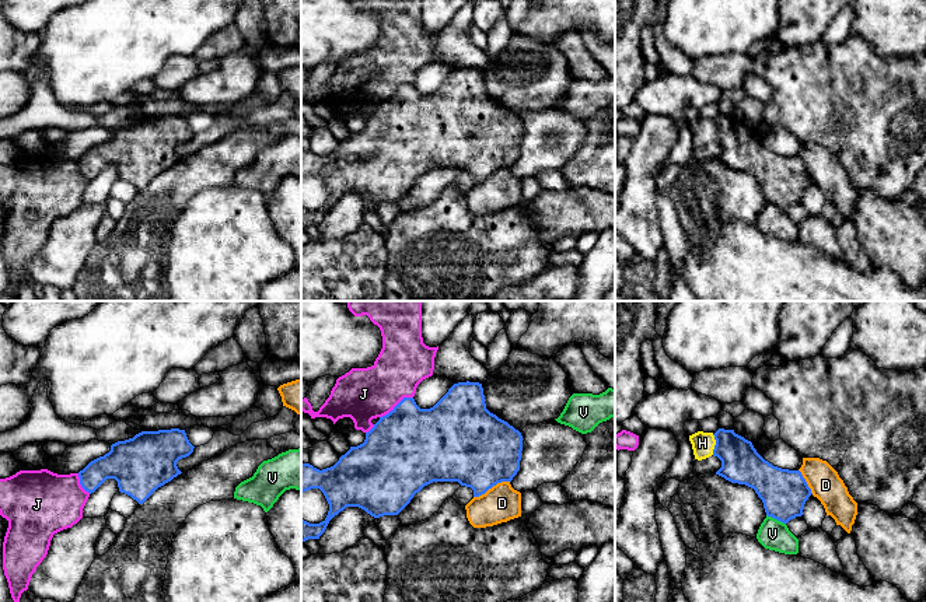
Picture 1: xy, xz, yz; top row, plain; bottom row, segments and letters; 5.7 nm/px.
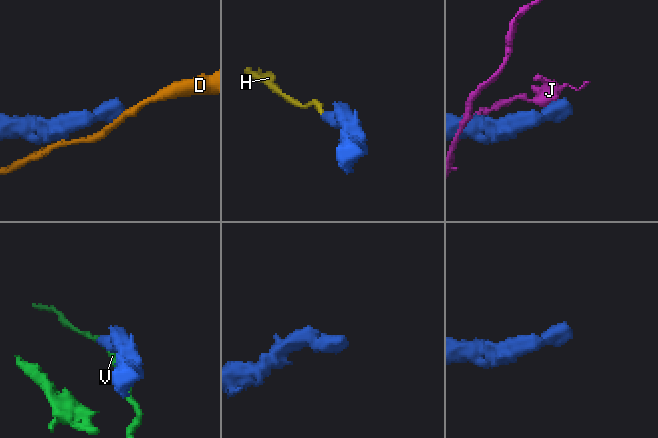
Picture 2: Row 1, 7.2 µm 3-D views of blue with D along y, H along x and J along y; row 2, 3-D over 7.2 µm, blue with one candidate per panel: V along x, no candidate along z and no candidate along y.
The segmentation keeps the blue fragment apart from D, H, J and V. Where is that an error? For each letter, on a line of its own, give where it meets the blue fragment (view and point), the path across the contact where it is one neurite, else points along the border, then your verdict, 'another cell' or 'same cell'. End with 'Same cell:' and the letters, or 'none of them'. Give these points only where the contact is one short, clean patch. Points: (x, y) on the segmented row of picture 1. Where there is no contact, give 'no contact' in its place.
D: meets blue in xz at (491, 487); another cell
H: meets blue in yz at (716, 444); runs through yz (741, 464), (716, 444), (702, 443); same cell
J: meets blue in xz at (397, 405); another cell
V: meets blue in yz at (776, 518); another cell
Same cell: H

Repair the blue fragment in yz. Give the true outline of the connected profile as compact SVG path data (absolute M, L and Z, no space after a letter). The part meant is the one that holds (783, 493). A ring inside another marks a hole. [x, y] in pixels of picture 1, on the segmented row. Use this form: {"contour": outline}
{"contour": "M719 428L714 434L698 431L689 435L689 441L695 459L702 461L712 455L717 456L721 461L721 468L716 475L731 483L754 489L762 500L768 517L787 524L790 519L803 515L804 504L813 493L800 470L773 466L756 452L751 441L735 434L734 430Z"}

